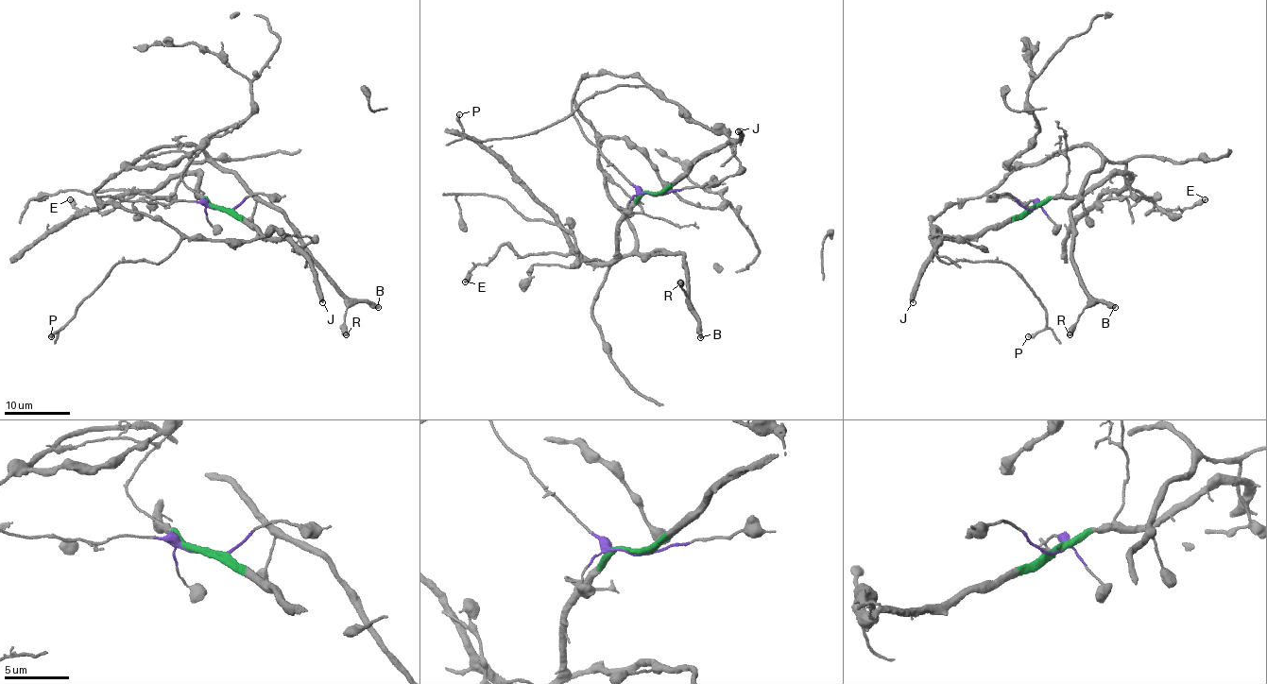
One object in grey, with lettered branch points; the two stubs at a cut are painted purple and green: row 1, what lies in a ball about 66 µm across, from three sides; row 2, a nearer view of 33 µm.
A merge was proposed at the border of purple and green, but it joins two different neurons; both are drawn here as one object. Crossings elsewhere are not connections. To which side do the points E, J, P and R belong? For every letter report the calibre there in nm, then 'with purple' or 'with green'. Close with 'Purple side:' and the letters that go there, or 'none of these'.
E: 440 nm | with green
J: 400 nm | with green
P: 320 nm | with purple
R: 600 nm | with purple
Purple side: P, R

